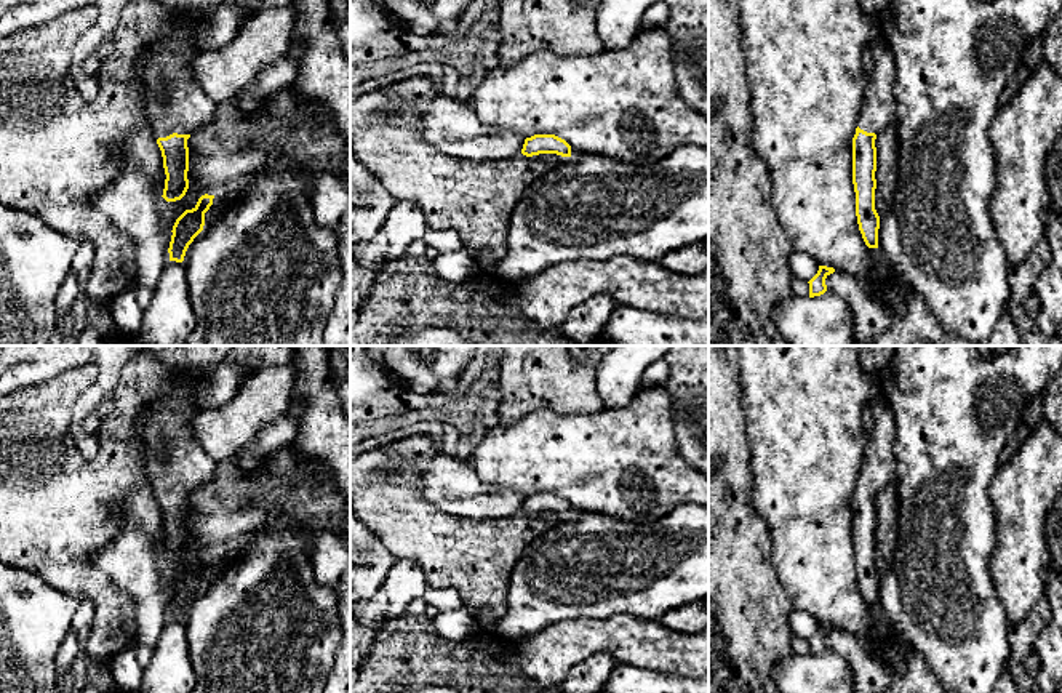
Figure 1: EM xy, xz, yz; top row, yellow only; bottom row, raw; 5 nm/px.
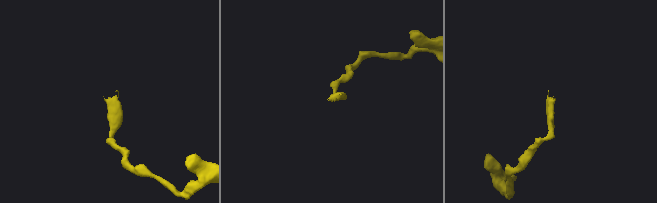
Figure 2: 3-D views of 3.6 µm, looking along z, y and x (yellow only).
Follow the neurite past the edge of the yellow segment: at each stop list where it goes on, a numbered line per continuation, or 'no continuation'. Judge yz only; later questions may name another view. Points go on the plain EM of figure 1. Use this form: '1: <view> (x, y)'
1: yz (878, 469)

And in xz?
no continuation

